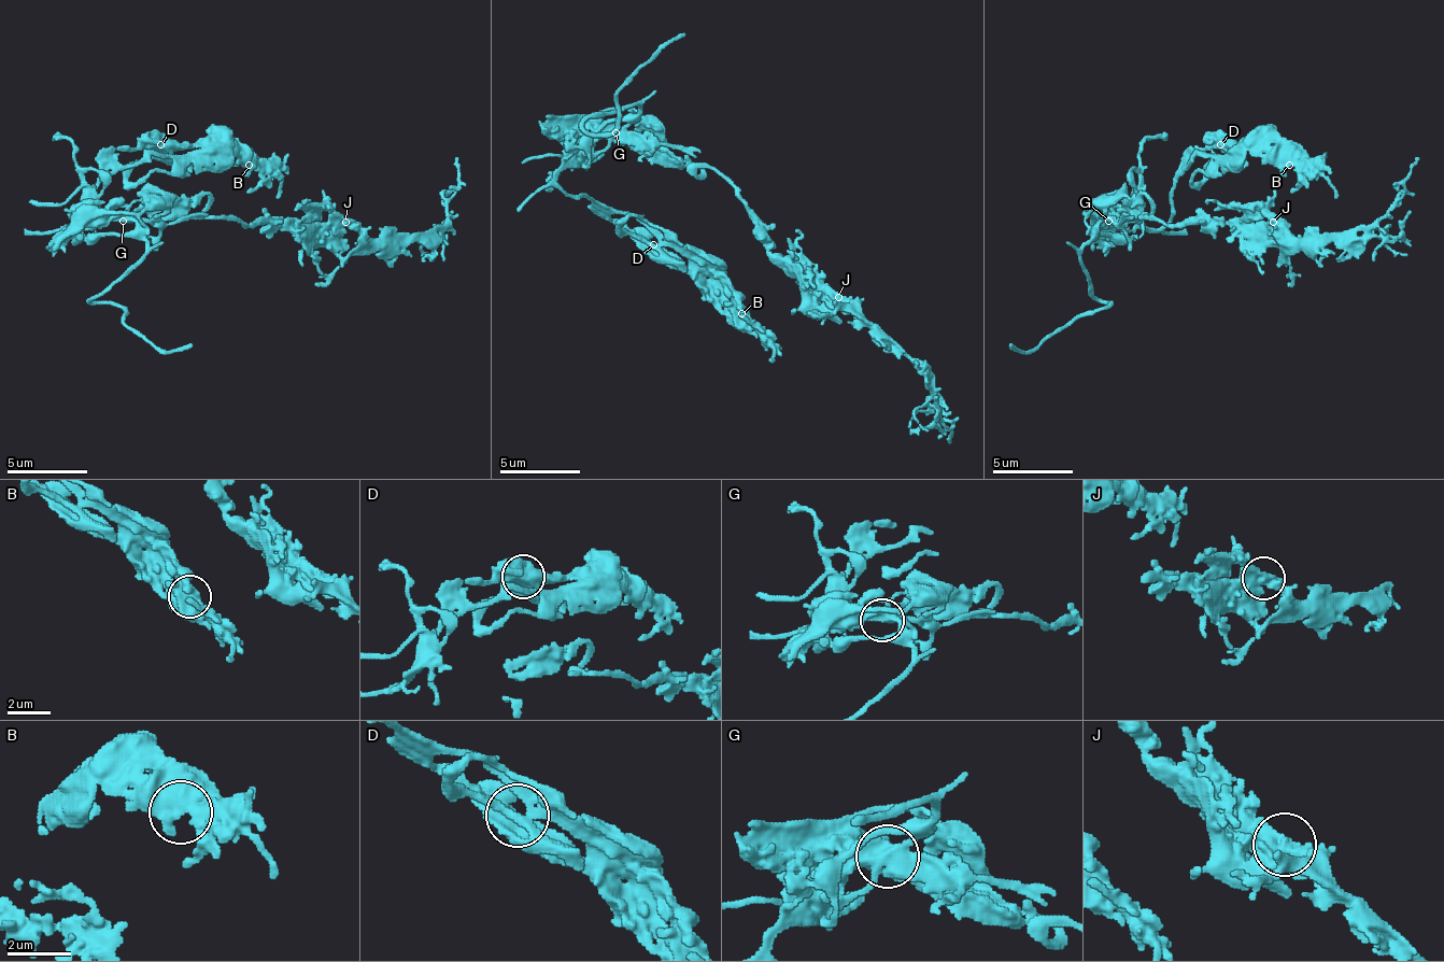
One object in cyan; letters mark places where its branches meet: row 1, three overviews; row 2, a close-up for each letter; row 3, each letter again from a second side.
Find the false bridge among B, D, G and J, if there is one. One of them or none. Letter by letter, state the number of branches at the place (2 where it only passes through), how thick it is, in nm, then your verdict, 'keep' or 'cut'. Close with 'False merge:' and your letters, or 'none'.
B: 2 | 650 nm | keep
D: 3 | 480 nm | keep
G: 7 | 480 nm | keep
J: 3 | 500 nm | keep
False merge: none

